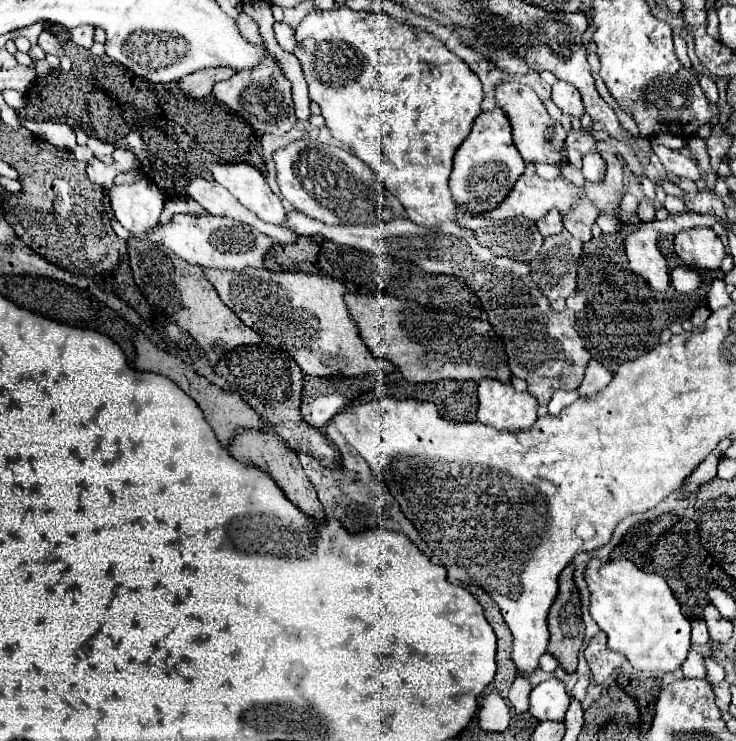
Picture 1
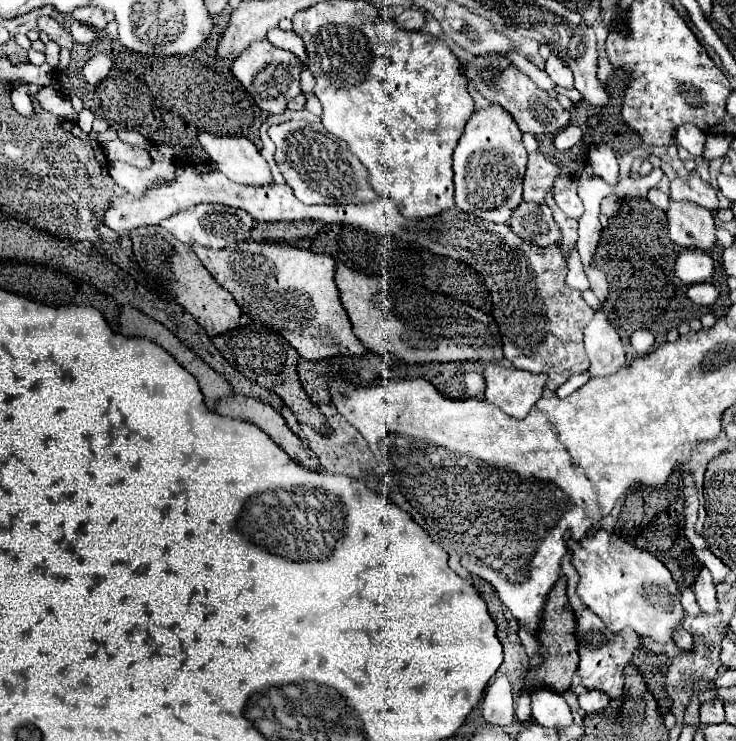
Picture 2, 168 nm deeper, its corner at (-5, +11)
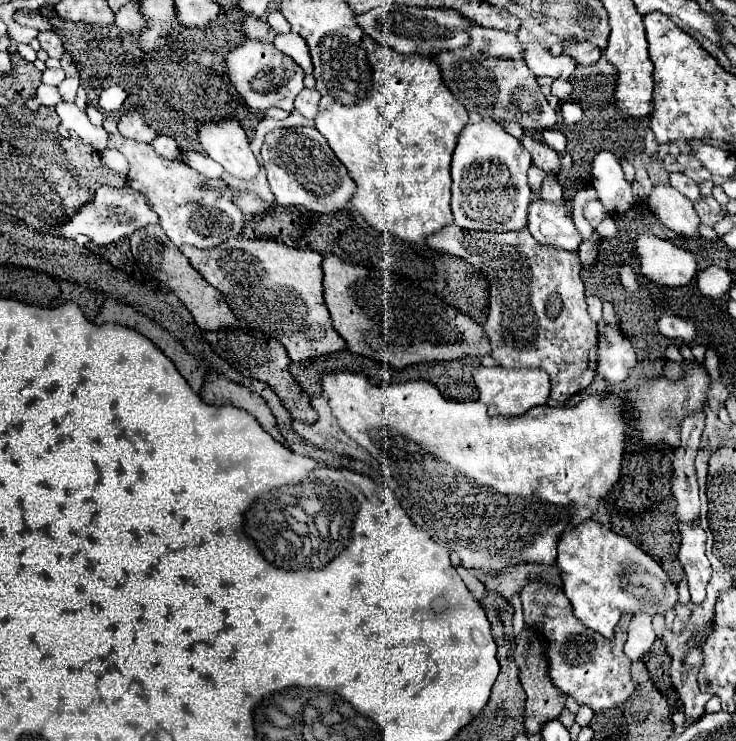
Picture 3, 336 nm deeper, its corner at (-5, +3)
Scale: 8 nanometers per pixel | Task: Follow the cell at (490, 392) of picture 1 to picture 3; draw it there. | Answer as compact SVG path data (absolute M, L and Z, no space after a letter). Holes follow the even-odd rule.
M479 366L477 372L473 374L473 380L479 390L479 400L487 404L491 416L519 416L533 406L547 404L551 392L549 376L543 370L525 370L525 368L507 370L503 366L495 366L495 368Z

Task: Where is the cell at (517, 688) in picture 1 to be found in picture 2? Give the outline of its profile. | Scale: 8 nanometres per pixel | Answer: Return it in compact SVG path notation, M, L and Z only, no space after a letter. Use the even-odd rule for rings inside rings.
M525 688L517 700L517 720L529 722L531 720L531 692Z

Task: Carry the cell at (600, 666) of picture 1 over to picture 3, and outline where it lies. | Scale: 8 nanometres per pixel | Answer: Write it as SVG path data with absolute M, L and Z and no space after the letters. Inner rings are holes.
M531 578L521 590L525 628L535 628L543 640L547 642L547 674L551 682L567 696L573 696L577 704L589 706L591 710L617 708L627 700L635 684L631 680L631 658L623 652L623 644L627 640L627 626L631 622L631 614L623 614L619 624L615 626L613 638L603 638L597 632L591 632L581 620L575 620L571 612L571 604L555 584L545 584L537 578Z

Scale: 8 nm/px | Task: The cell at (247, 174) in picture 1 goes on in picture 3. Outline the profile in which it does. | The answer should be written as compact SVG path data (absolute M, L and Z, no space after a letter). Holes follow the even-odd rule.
M237 120L199 124L199 144L231 176L251 180L259 172L259 162L249 148L245 130Z

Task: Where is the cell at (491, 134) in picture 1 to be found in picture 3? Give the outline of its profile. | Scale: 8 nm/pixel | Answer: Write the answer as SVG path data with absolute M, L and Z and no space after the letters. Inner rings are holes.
M493 120L467 124L457 138L451 160L451 210L455 224L463 230L485 232L511 232L525 228L527 208L531 202L531 188L527 184L529 166L531 154L517 138L509 136L501 124Z

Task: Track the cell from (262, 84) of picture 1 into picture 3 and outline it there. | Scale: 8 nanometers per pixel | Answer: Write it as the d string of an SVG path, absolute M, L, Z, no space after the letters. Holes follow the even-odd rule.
M245 40L241 46L227 54L227 74L235 84L235 90L241 94L247 106L257 110L281 108L285 112L293 112L293 100L303 90L303 68L279 52L273 44L261 40Z

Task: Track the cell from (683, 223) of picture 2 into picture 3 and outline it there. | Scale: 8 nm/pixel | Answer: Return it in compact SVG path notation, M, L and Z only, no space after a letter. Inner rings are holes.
M653 186L653 190L647 194L647 206L669 230L697 238L699 216L693 210L693 202L673 186Z

